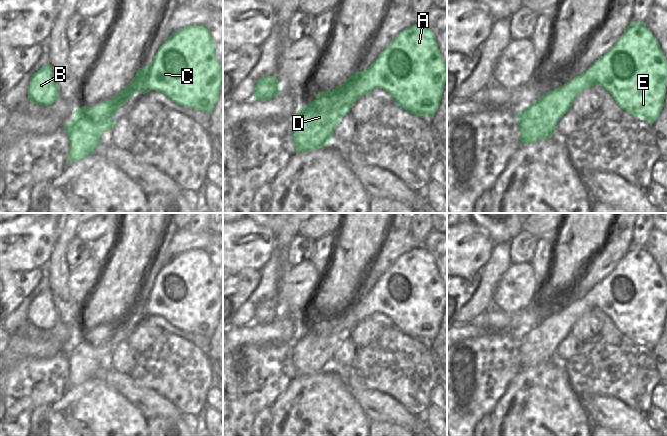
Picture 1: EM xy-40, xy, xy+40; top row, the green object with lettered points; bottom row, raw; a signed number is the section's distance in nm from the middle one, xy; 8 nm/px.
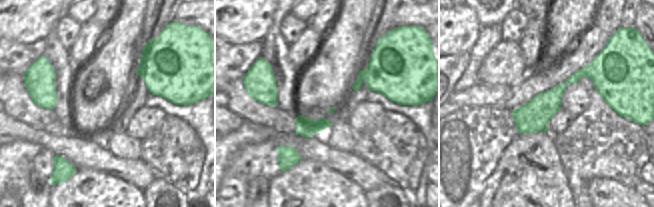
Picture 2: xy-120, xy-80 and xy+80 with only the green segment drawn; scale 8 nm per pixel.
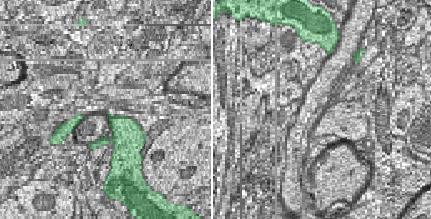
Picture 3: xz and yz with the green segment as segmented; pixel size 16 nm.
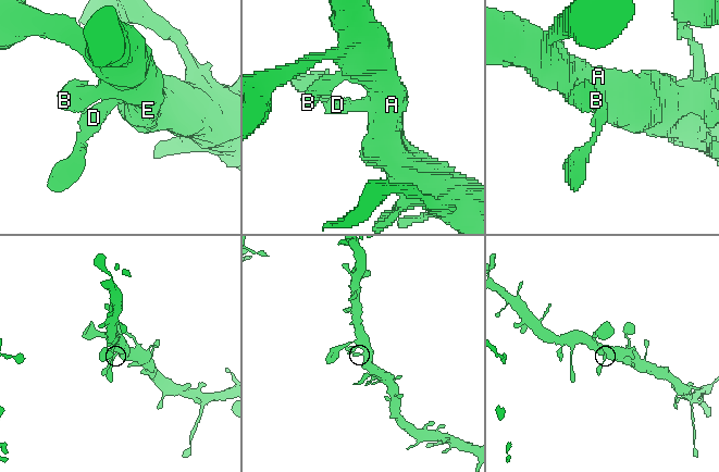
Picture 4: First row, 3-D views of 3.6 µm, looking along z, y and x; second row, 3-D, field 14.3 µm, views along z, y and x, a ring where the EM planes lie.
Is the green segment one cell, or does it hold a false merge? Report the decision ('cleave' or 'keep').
keep

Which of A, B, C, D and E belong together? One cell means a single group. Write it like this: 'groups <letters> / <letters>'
groups A B C D E

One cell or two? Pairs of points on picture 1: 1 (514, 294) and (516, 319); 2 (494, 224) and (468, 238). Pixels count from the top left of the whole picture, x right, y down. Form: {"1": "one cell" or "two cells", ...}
{"1": "two cells", "2": "two cells"}

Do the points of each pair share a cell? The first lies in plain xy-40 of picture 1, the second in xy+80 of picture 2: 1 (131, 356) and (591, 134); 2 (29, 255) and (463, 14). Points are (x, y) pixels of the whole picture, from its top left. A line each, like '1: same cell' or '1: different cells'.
1: different cells
2: same cell

